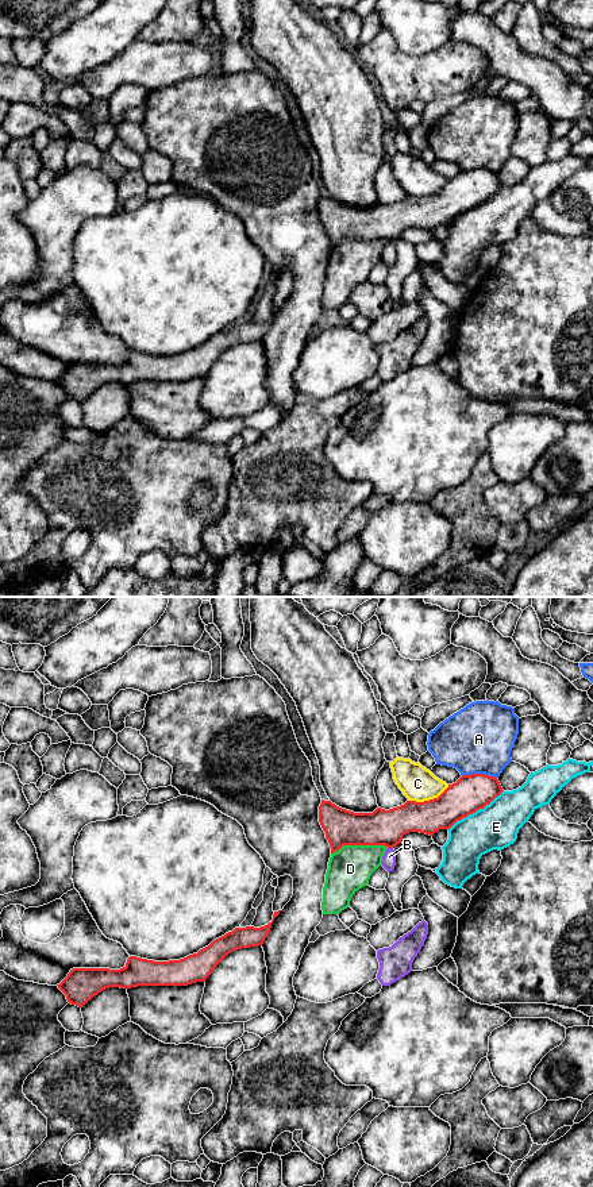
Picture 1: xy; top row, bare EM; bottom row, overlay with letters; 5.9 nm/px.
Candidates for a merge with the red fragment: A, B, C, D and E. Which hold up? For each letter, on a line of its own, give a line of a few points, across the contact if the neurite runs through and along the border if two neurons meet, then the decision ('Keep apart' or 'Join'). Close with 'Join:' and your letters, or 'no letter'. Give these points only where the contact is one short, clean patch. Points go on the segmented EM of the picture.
A: Keep apart
B: Line: xy (388, 847), (392, 848). Keep apart
C: Keep apart
D: Keep apart
E: Keep apart
Join: no letter

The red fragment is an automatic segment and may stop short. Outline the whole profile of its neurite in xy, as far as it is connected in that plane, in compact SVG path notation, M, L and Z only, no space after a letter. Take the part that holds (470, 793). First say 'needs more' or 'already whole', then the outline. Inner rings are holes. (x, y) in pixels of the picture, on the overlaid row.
already whole; M485 774L462 775L455 783L438 797L424 802L407 801L404 805L385 810L377 808L373 813L354 813L342 809L331 801L321 799L319 806L319 822L330 843L331 853L343 845L385 845L393 848L401 843L409 832L420 832L432 836L439 829L450 829L457 821L484 809L502 793L497 778Z

